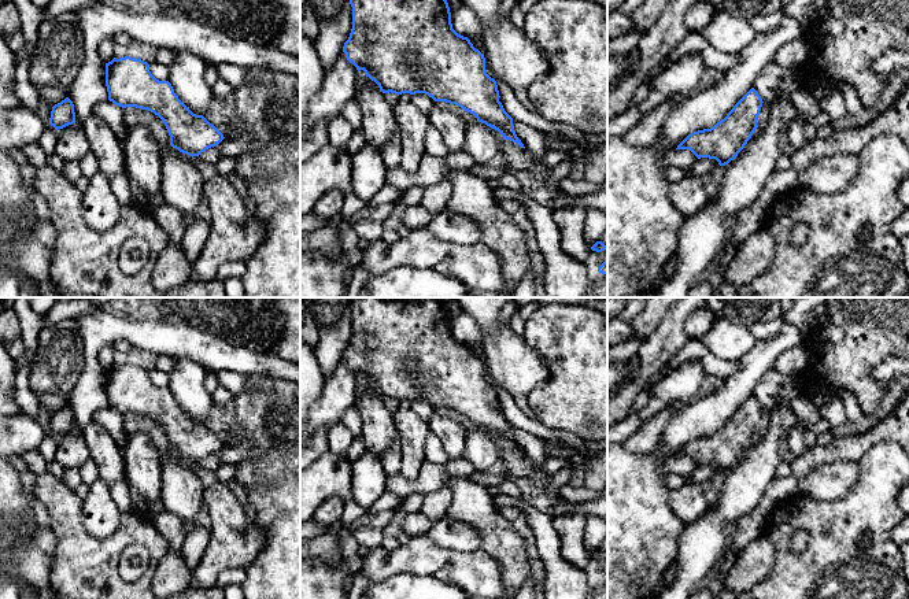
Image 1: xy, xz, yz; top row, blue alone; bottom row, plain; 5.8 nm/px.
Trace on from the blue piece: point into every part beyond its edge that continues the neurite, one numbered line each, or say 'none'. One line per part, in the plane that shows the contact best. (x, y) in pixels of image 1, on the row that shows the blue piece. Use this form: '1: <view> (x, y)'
none

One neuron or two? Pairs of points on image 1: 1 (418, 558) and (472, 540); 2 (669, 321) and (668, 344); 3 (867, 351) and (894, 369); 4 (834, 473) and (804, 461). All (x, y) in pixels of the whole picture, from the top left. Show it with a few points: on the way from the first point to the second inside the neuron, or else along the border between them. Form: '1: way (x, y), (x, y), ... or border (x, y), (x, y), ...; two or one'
1: border (425, 533), (446, 548), (477, 551); two
2: way (669, 326), (668, 339); one
3: border (894, 357), (880, 362), (871, 374); two
4: border (850, 459), (823, 463), (798, 479); two

